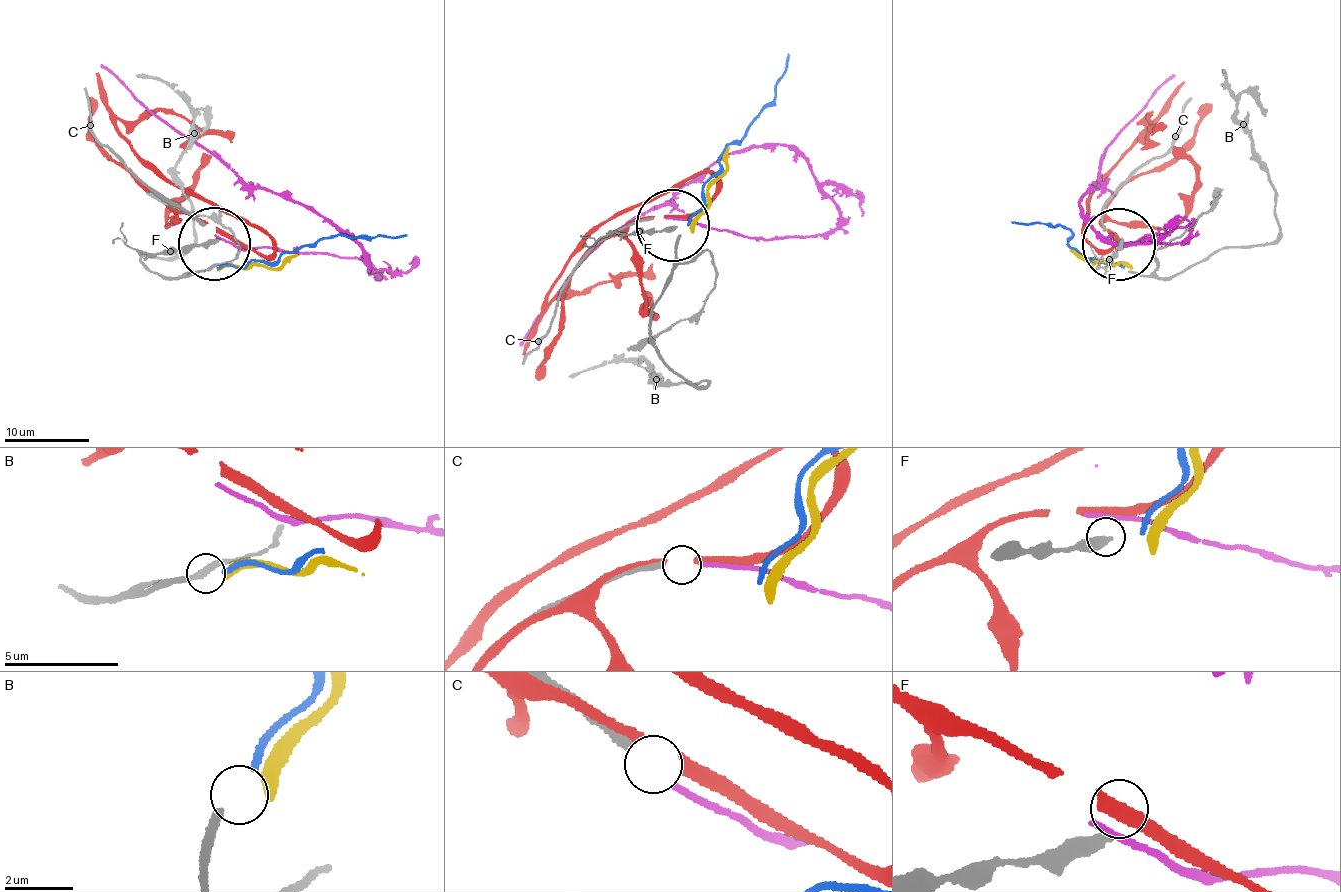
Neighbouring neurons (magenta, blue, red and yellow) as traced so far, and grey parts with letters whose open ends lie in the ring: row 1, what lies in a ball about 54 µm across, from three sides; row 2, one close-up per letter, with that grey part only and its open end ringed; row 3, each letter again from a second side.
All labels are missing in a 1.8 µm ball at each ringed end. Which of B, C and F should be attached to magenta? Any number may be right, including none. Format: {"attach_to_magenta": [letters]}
{"attach_to_magenta": []}

